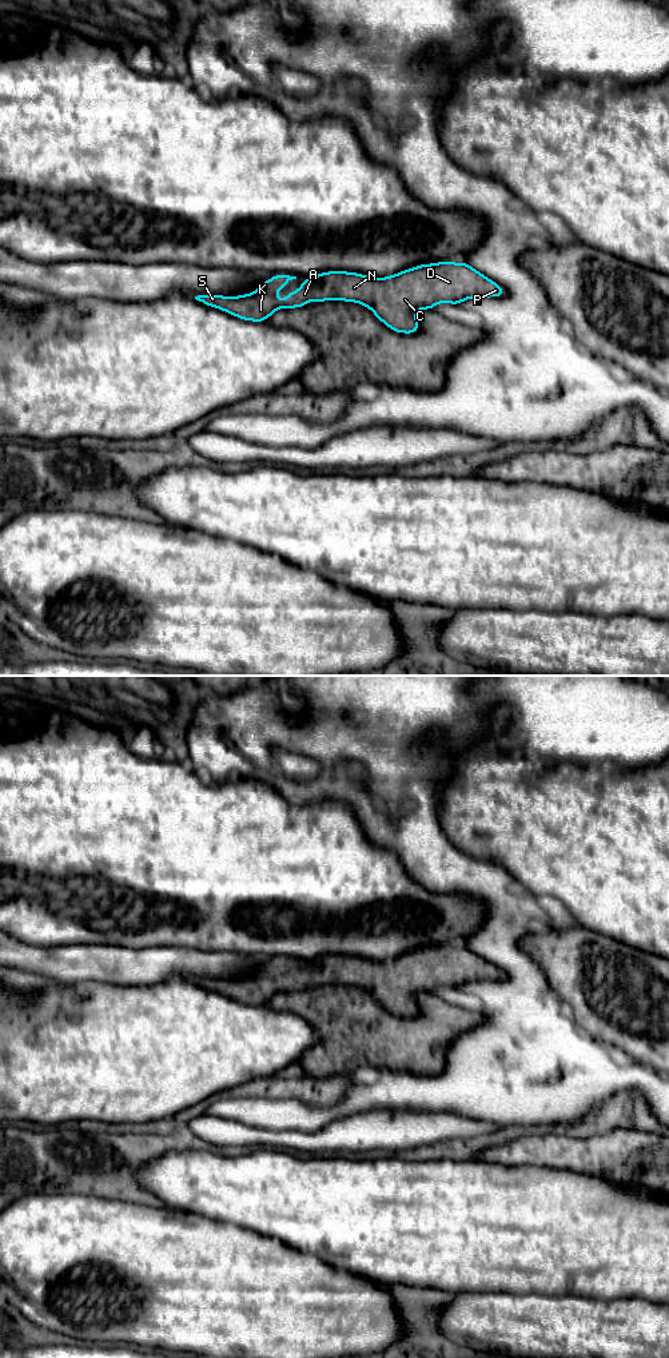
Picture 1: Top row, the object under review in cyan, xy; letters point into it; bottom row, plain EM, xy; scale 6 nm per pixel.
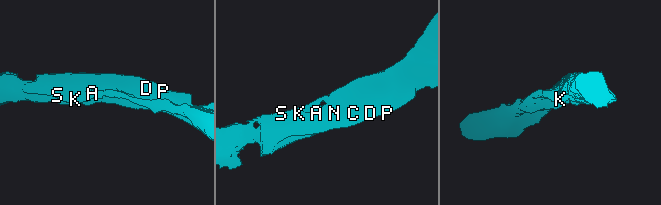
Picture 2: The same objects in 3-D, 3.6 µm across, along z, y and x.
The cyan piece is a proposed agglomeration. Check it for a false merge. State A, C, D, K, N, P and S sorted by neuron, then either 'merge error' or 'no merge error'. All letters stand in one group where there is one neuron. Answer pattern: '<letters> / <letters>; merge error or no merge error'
A C D K N P S; no merge error

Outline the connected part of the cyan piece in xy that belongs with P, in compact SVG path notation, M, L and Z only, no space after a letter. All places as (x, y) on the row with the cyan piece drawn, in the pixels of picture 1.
M449 260L421 264L387 278L375 278L347 271L328 271L312 278L304 278L302 287L290 292L283 300L276 299L276 291L296 276L279 274L260 283L254 294L240 296L198 295L196 300L244 320L264 322L278 308L303 307L310 300L346 300L369 307L375 316L395 332L413 334L419 330L415 312L421 308L433 310L438 303L459 304L471 298L505 296L499 284L469 266Z

